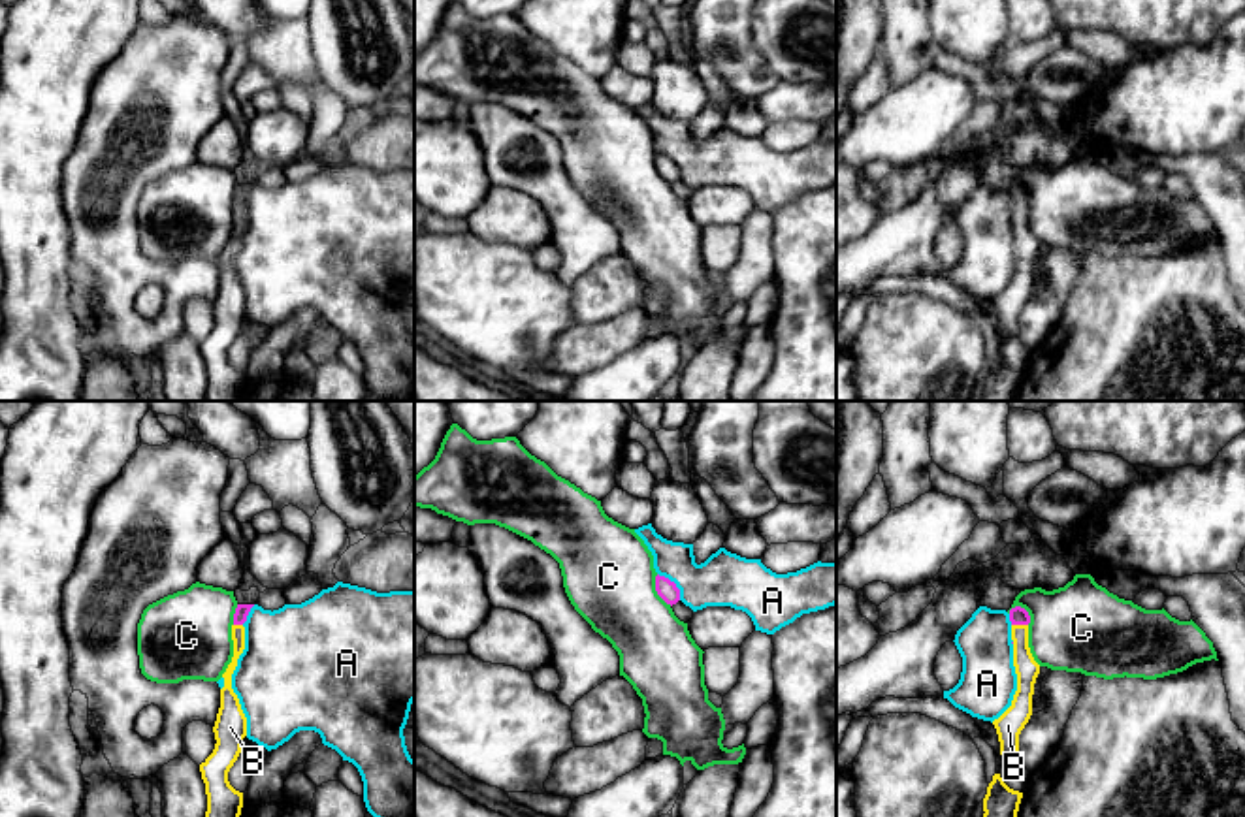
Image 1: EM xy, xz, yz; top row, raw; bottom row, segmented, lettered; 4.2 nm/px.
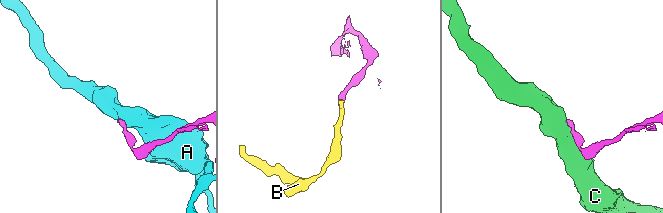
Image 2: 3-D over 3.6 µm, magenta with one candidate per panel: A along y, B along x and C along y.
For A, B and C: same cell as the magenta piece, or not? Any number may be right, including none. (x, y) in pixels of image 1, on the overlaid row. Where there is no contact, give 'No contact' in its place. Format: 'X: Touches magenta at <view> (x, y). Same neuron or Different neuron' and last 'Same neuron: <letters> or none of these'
A: Touches magenta at xz (675, 584). Different neuron
B: Touches magenta at yz (1019, 624). Same neuron
C: Touches magenta at xz (656, 590). Different neuron
Same neuron: B

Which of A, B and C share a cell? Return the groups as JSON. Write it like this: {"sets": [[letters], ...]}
{"sets": [["A"], ["B"], ["C"]]}

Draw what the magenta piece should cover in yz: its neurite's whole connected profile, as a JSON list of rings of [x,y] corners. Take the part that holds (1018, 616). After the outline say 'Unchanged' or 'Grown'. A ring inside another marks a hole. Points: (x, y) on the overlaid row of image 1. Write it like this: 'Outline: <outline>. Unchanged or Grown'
Outline: [[[1015,606],[1010,610],[1011,640],[1013,640],[1013,666],[1017,674],[1017,691],[1011,706],[993,721],[1000,755],[1017,761],[1019,759],[1019,734],[1032,715],[1034,683],[1040,674],[1040,665],[1034,661],[1028,648],[1028,623],[1030,616],[1025,608]]]. Grown

